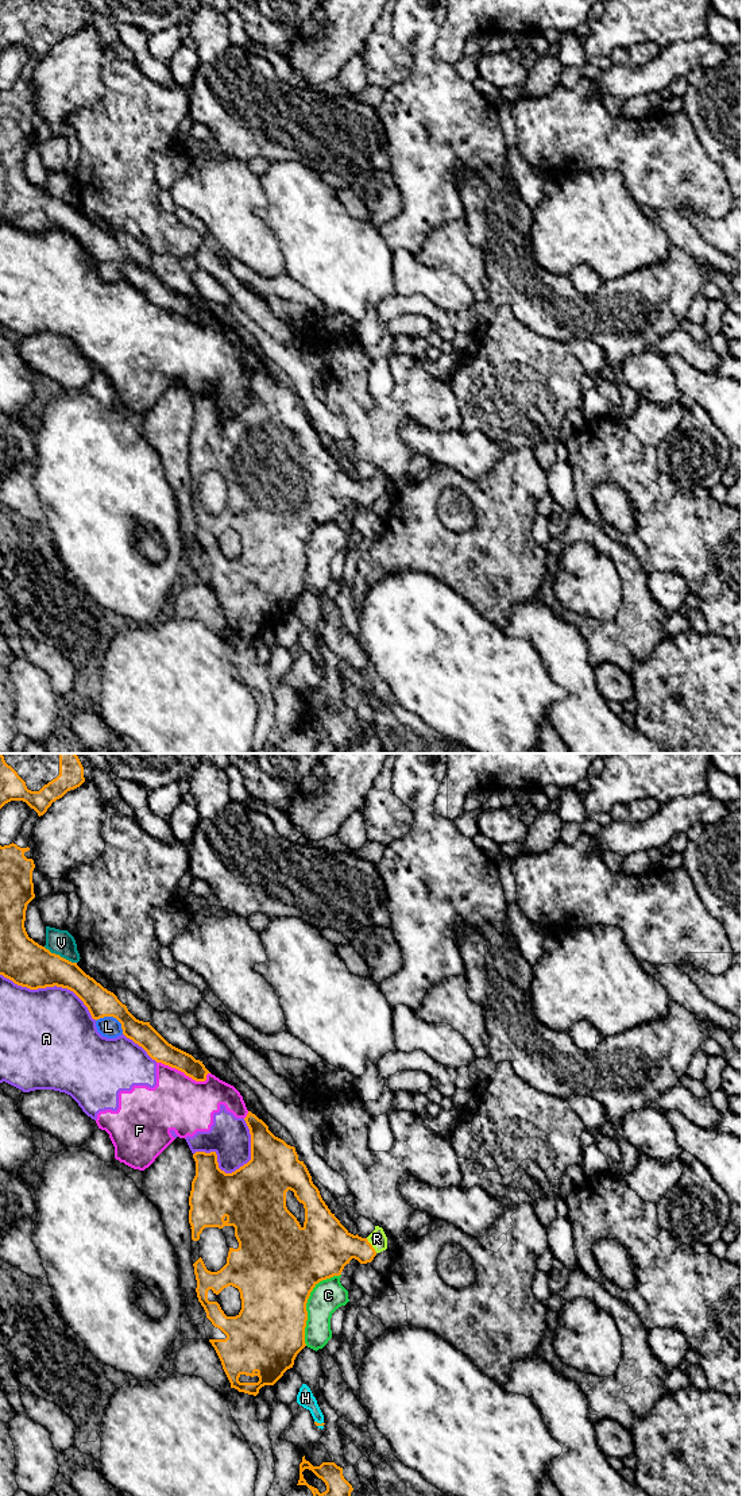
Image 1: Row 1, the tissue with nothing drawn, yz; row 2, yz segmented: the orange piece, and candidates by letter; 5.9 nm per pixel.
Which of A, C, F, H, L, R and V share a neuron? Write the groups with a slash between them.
A F / C / H / L / R / V

